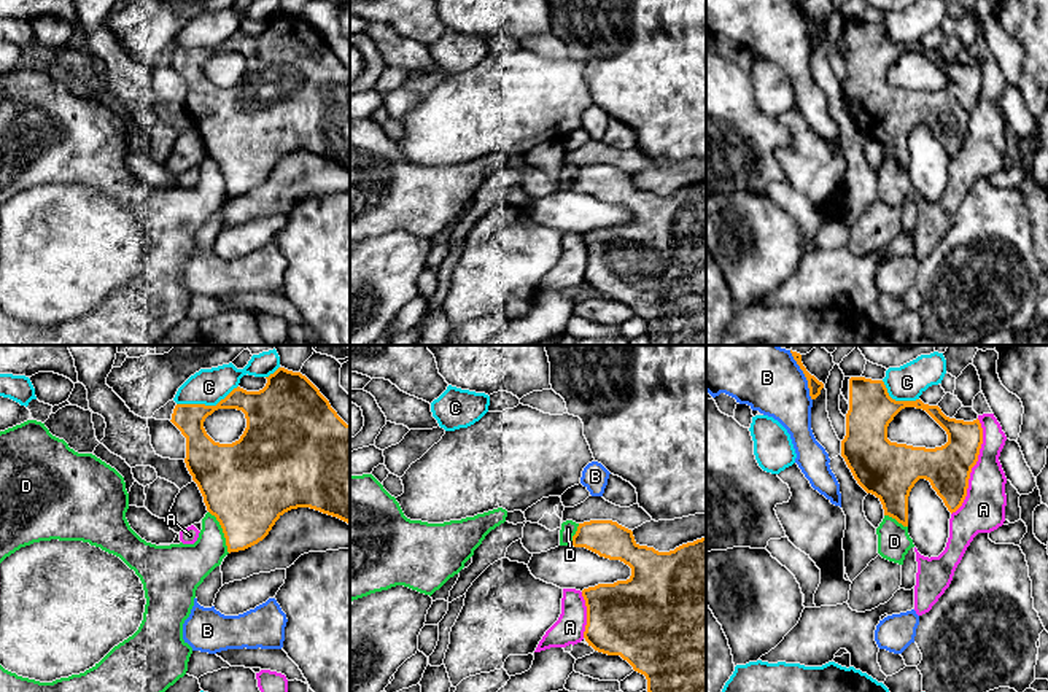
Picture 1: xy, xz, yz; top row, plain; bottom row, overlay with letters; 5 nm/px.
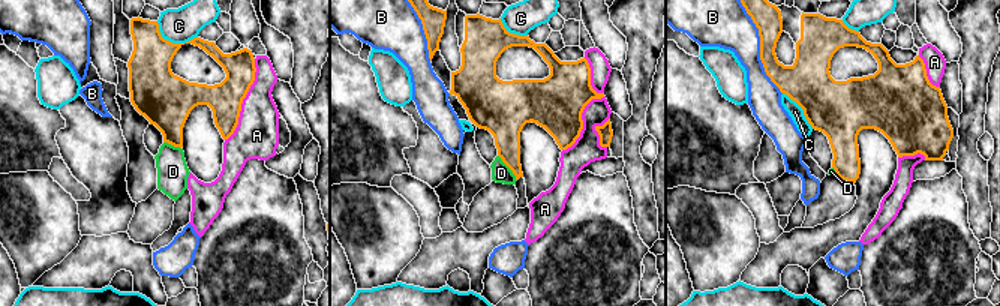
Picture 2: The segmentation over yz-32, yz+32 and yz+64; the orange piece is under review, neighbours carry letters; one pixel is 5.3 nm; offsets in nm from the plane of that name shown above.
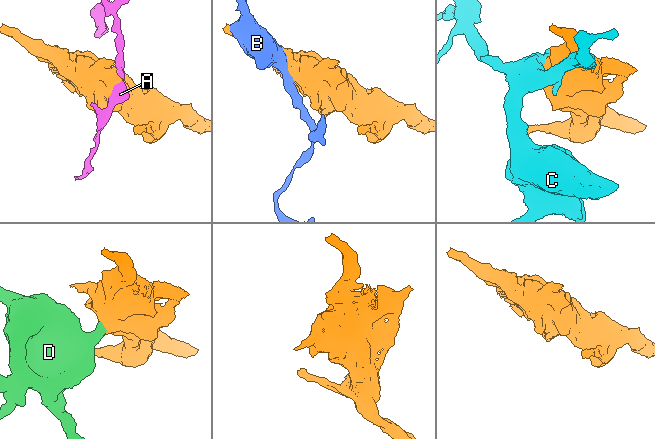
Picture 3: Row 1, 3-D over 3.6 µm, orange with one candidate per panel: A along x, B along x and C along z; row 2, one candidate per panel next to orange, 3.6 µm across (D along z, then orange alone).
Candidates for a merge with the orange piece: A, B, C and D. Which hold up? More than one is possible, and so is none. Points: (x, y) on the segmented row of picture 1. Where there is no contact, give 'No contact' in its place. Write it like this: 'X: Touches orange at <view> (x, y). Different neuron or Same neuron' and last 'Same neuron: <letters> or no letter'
A: Touches orange at yz (974, 465). Different neuron
B: Touches orange at yz (805, 376). Different neuron
C: Touches orange at xy (207, 406). Different neuron
D: Touches orange at xy (223, 532). Different neuron
Same neuron: no letter

